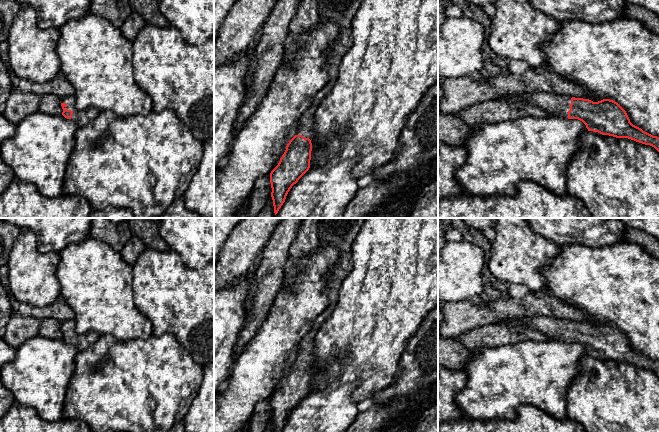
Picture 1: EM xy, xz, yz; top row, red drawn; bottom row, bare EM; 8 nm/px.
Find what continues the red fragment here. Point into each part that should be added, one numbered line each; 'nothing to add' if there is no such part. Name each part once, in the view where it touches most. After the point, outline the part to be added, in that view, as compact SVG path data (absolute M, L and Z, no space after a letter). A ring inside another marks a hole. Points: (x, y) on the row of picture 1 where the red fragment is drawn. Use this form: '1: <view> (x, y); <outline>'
1: xy (80, 117); M74 95L61 99L61 103L66 103L67 106L64 108L73 112L71 120L78 127L86 125L99 114L99 110L95 107L89 107L83 110L77 109Z

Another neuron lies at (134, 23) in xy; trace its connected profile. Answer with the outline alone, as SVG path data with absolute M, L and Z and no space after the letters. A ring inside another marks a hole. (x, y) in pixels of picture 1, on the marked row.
M133 11L129 17L126 19L124 24L121 26L120 30L123 36L129 40L133 41L139 31L146 25L144 19L136 11Z

